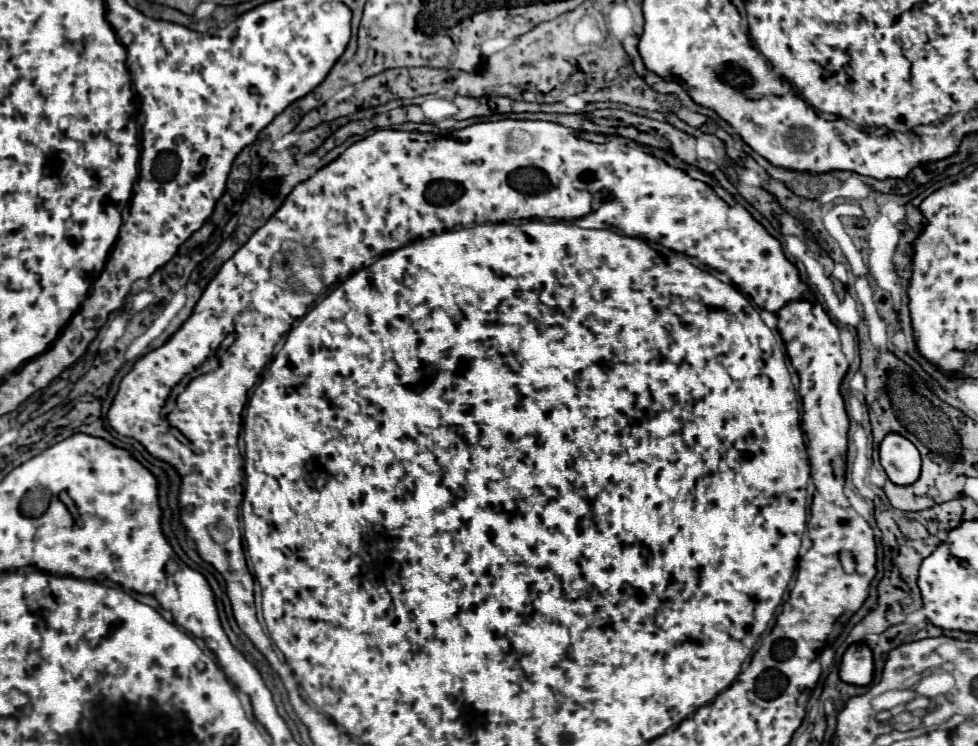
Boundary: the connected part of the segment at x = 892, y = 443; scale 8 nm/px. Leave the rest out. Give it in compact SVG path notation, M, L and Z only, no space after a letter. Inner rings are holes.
M888 434L882 440L880 464L894 484L908 486L920 478L920 452L900 434Z

